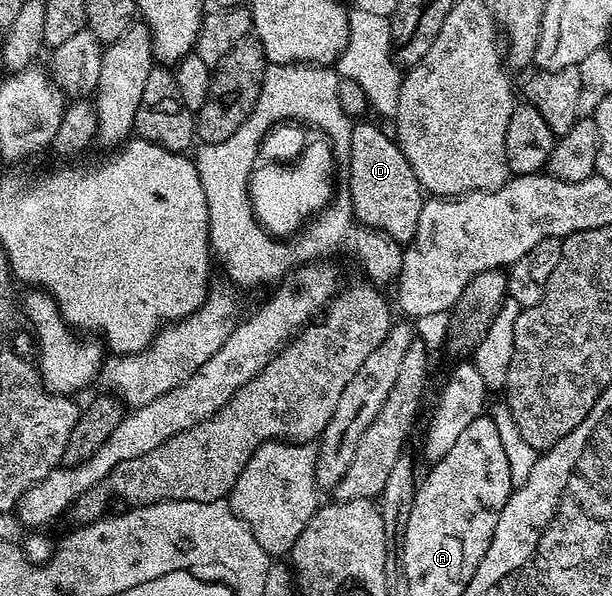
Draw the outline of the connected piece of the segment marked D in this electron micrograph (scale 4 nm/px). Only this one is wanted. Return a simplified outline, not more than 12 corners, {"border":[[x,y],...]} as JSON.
{"border":[[356,121],[351,212],[414,239],[425,191],[390,133]]}

